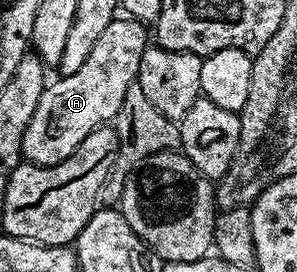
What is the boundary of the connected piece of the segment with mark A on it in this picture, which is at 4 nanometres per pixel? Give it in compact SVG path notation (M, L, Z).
M117 18L106 26L106 30L94 42L94 50L90 50L90 58L75 74L60 76L56 81L49 83L44 89L42 98L38 100L38 110L34 110L34 118L30 118L30 126L26 126L26 134L20 143L20 152L23 159L30 164L57 164L74 150L96 128L105 127L109 122L115 121L118 106L122 106L122 98L126 98L126 90L137 83L140 74L140 63L144 49L149 47L150 32L140 21L131 18Z

